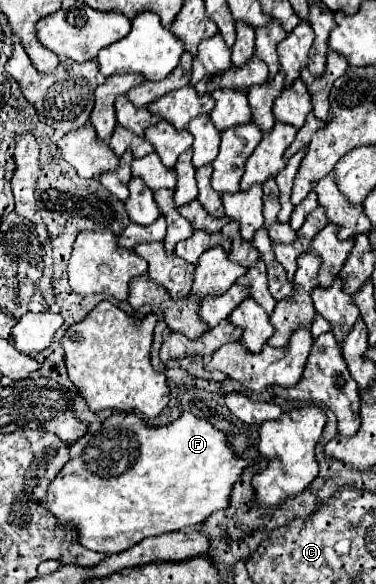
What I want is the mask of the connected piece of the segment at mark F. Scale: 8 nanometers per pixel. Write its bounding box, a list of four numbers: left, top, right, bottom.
[42,411,250,555]

